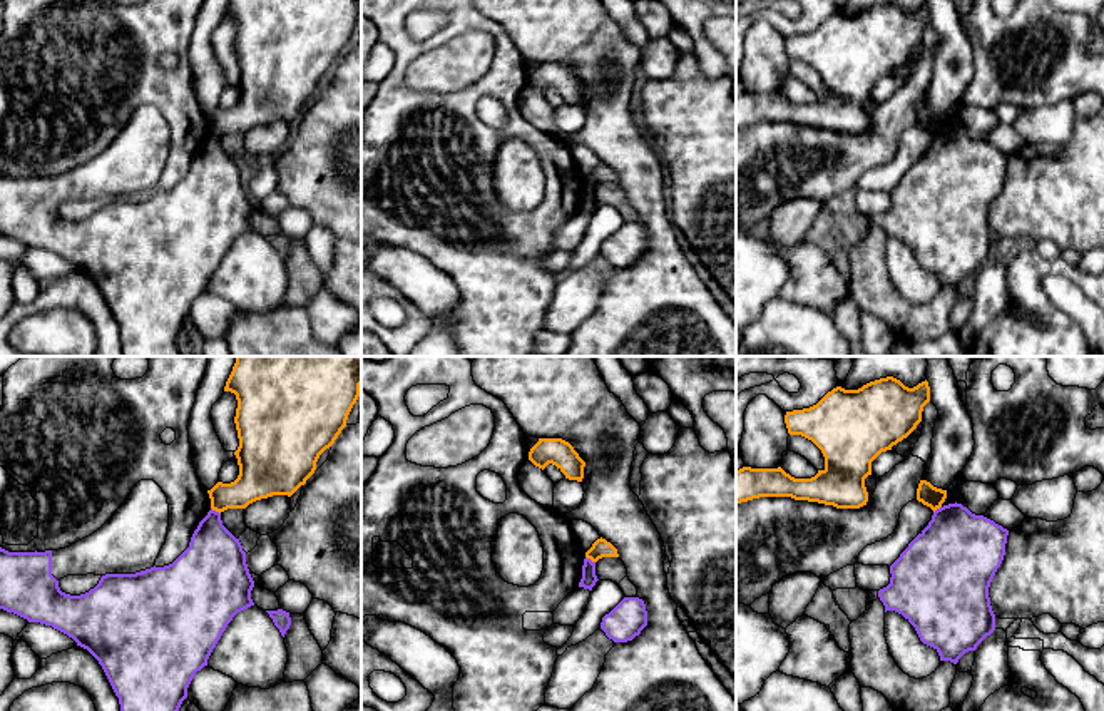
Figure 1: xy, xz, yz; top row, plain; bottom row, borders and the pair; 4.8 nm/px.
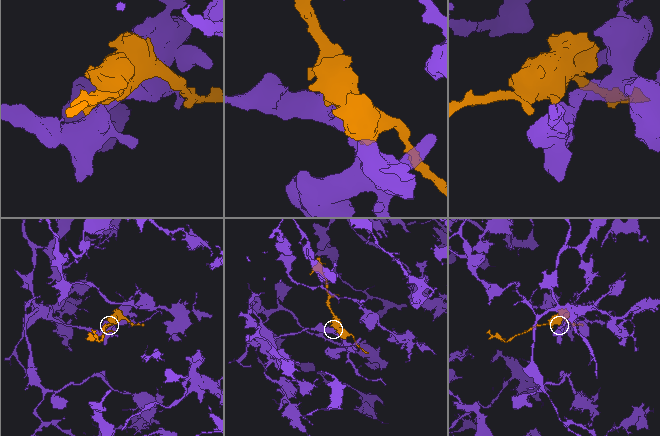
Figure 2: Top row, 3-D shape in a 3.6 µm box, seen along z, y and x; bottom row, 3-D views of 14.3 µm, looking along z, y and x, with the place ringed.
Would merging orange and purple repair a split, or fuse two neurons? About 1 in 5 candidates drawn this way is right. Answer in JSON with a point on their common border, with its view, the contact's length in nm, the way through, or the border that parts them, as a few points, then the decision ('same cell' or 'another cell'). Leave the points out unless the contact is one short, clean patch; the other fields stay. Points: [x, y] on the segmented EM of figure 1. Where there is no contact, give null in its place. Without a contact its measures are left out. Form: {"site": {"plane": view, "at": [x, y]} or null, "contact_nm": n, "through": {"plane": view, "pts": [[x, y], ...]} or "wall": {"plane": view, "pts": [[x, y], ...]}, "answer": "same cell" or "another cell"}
{"site": {"plane": "xy", "at": [216, 511]}, "contact_nm": 60, "wall": {"plane": "xy", "pts": [[211, 507], [219, 514]]}, "answer": "another cell"}

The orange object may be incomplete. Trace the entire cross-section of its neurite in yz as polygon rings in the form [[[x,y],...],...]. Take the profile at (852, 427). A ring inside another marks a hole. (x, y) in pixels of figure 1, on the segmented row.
[[[893,376],[880,378],[858,390],[841,386],[828,391],[816,405],[786,412],[785,423],[790,435],[811,440],[825,457],[825,468],[811,478],[795,478],[781,467],[736,470],[736,504],[759,497],[791,497],[818,502],[836,509],[860,509],[868,502],[865,478],[871,475],[871,462],[893,445],[907,438],[922,422],[923,407],[930,402],[928,381],[913,388]]]

